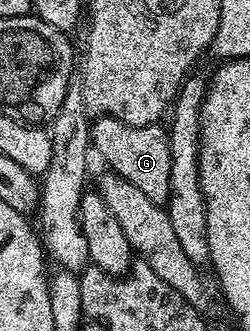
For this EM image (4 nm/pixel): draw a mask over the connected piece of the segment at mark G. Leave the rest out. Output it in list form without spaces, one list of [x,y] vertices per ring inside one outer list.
[[[101,116],[91,121],[91,147],[109,164],[111,171],[130,186],[138,186],[150,202],[163,205],[170,190],[170,142],[168,132],[160,126],[135,128],[113,116]]]

